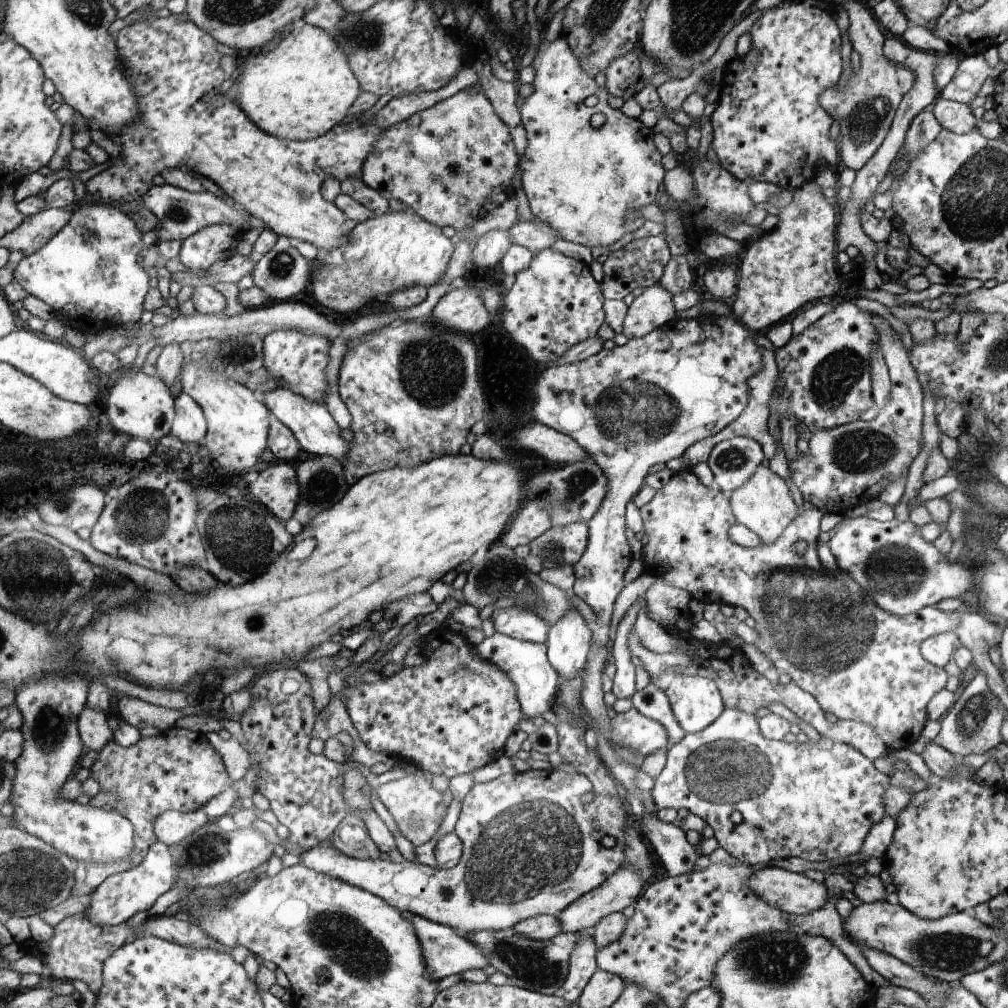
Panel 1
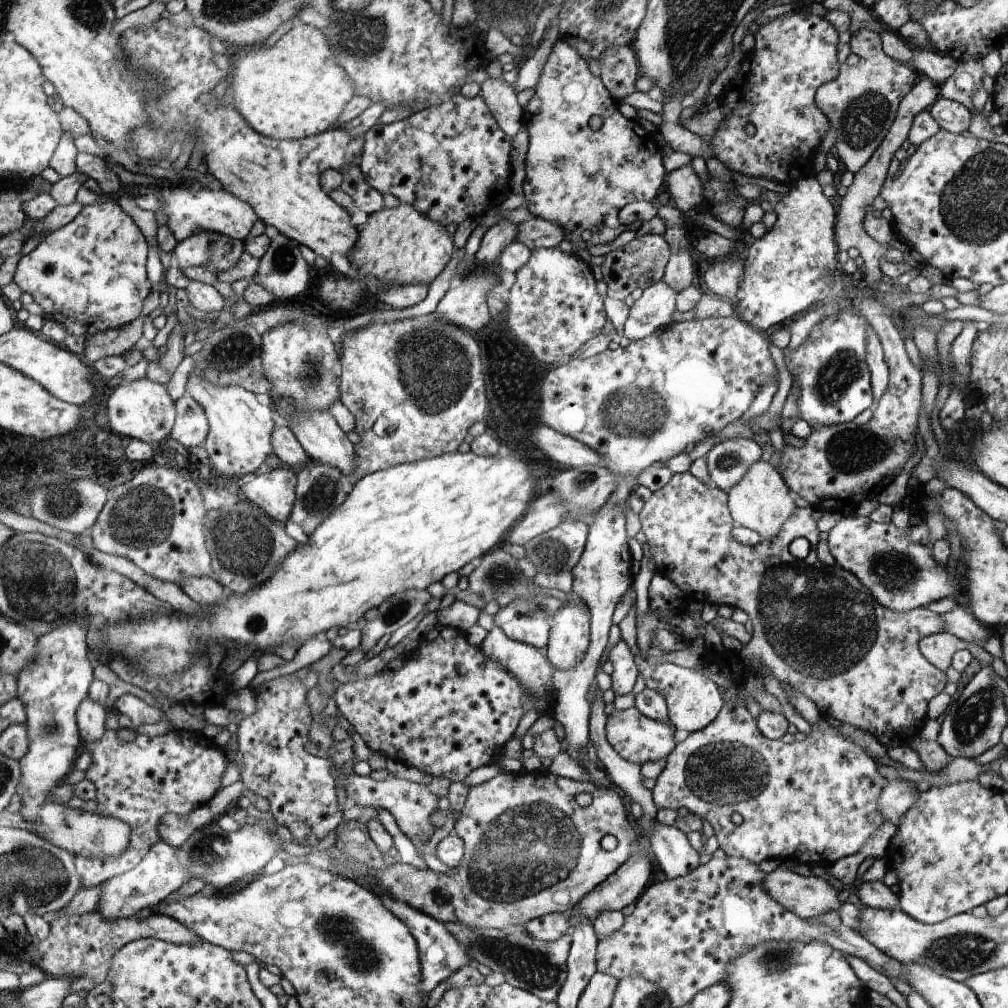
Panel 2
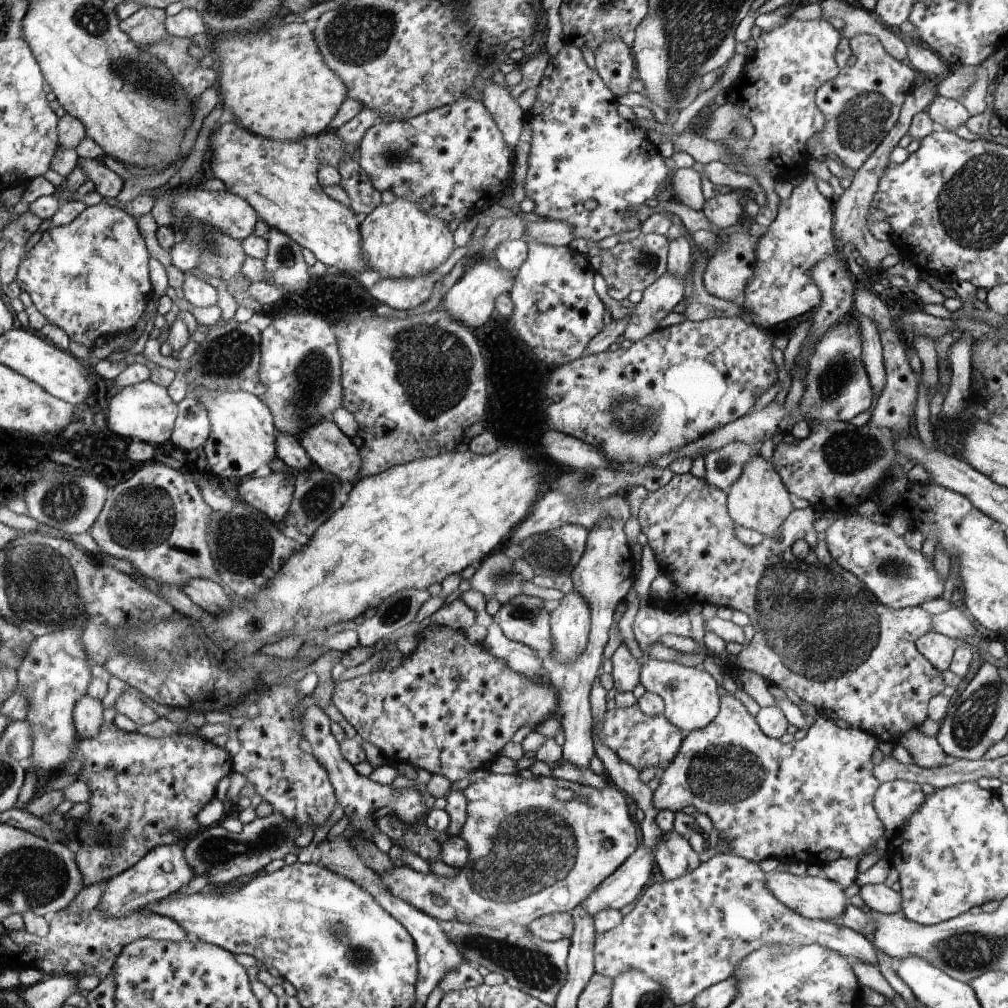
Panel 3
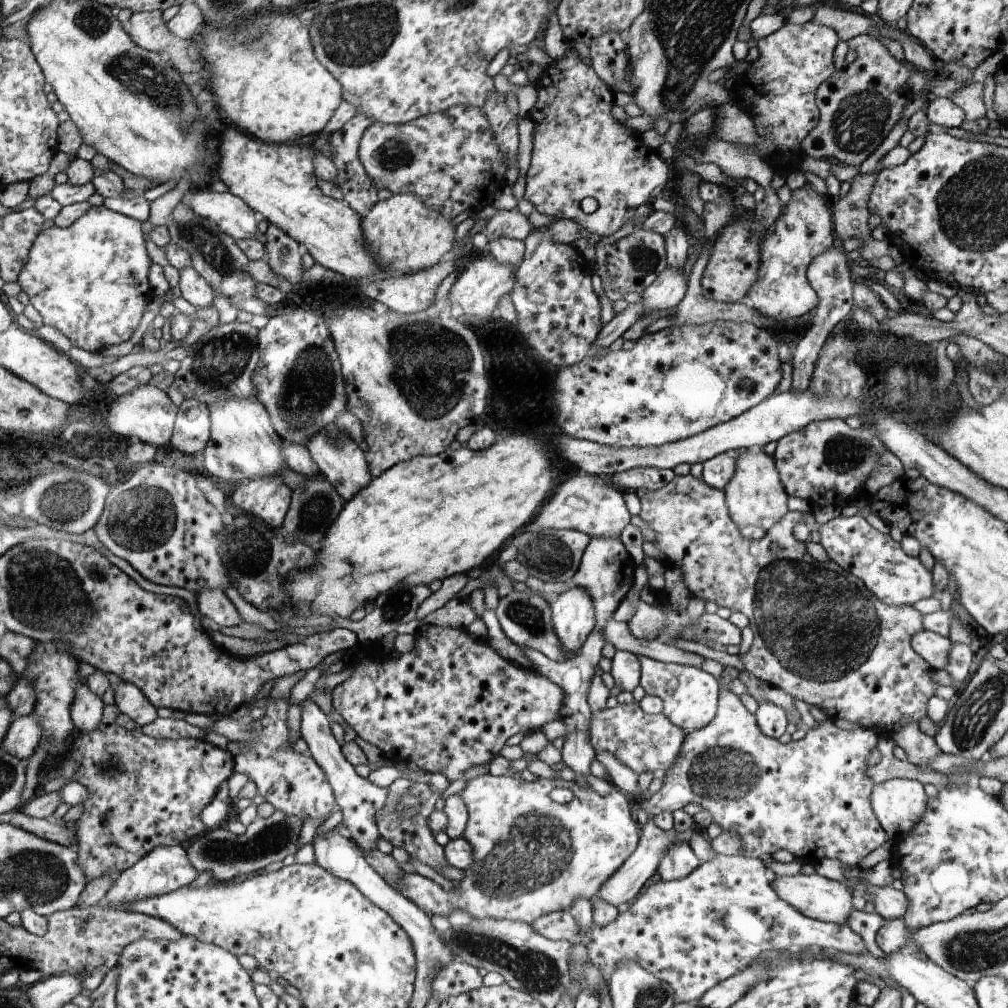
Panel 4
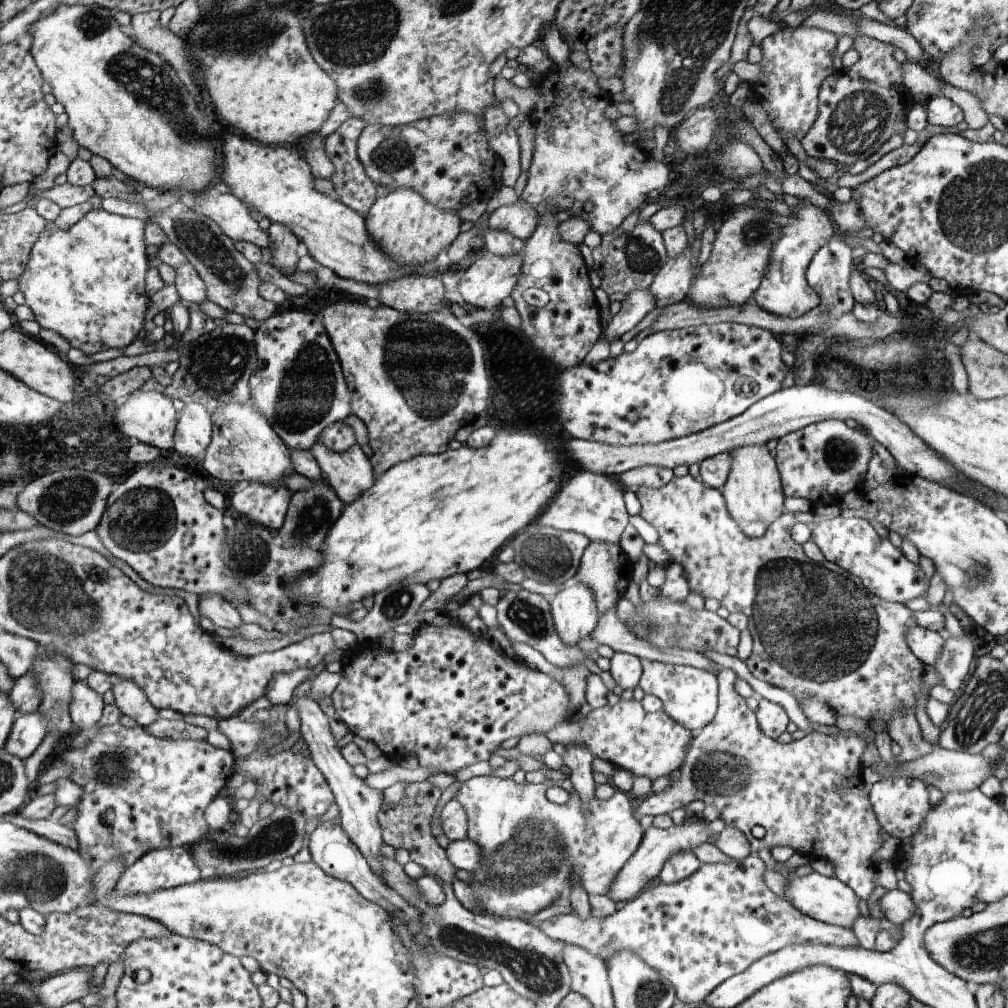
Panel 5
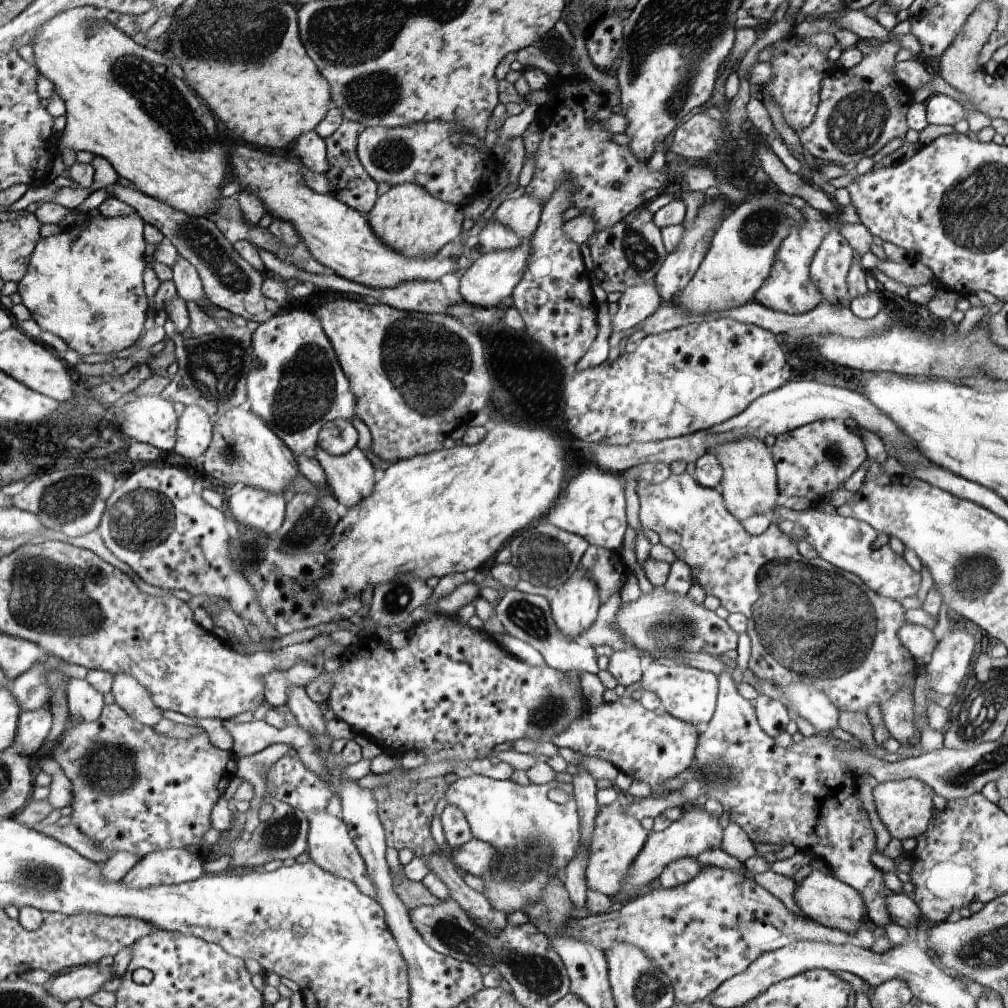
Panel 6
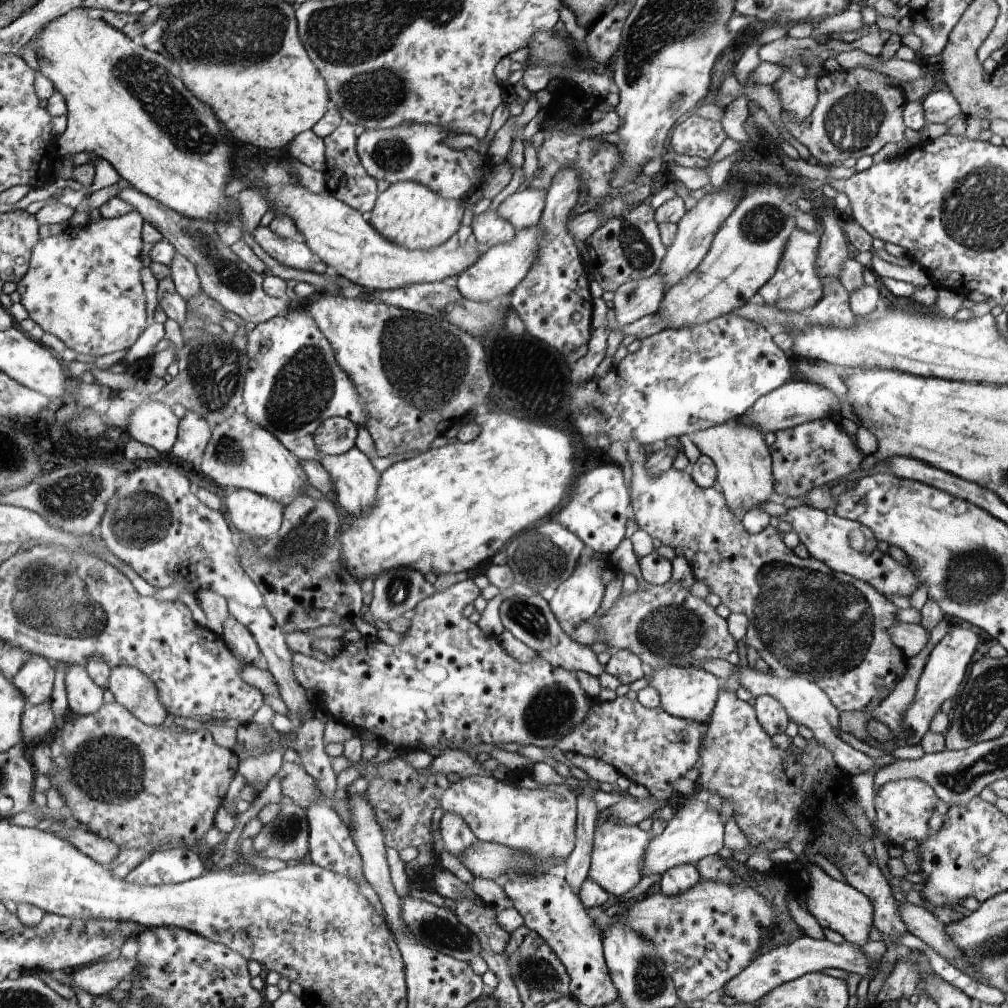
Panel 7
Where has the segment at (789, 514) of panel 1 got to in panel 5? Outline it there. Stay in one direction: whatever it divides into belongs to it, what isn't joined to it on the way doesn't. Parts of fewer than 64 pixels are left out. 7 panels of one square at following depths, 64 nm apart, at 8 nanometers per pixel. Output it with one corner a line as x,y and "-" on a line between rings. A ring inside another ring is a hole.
757,444
757,446
741,446
735,448
729,454
729,474
727,480
721,488
721,494
725,498
725,506
731,514
731,518
745,528
749,522
765,522
767,526
771,522
775,522
781,514
781,488
779,488
779,480
781,476
779,470
775,470
777,462
773,462
773,458
769,456
769,452
765,450
765,444

